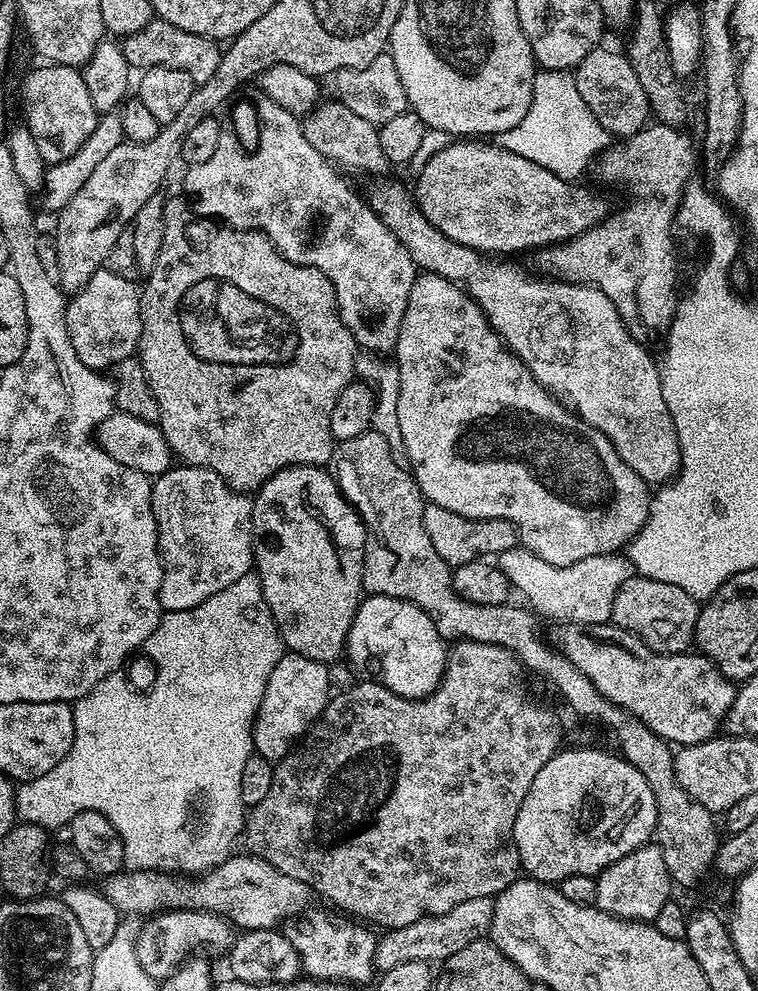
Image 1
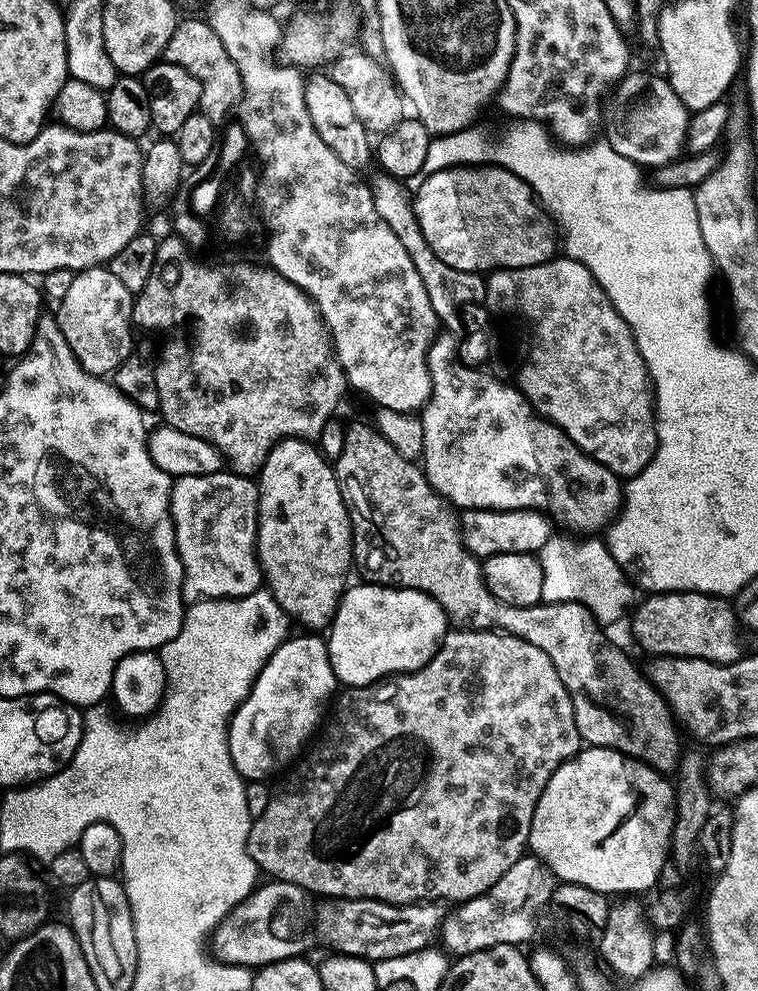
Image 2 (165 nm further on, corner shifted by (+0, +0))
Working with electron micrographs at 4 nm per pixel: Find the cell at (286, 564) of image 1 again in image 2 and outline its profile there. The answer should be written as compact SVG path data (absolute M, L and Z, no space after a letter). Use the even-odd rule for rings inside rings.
M289 438L279 440L270 450L266 462L262 465L258 473L258 502L256 503L256 559L260 561L260 570L263 583L267 591L282 606L282 610L287 614L289 621L305 624L308 630L324 630L332 623L336 616L336 611L340 605L340 599L344 596L346 585L349 583L348 571L351 573L354 568L352 558L352 517L348 515L348 506L344 502L344 495L340 493L340 483L336 481L336 473L333 465L329 463L323 452L315 443L304 438Z

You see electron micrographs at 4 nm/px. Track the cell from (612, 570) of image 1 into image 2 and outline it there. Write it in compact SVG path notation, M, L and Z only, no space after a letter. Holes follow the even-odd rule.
M553 534L538 554L542 566L543 603L578 602L590 610L590 614L601 626L609 626L615 620L622 619L624 611L626 616L633 603L634 585L618 566L618 562L614 562L607 543L600 538L584 538L581 544L575 544L567 540L572 538L560 535L564 534Z

